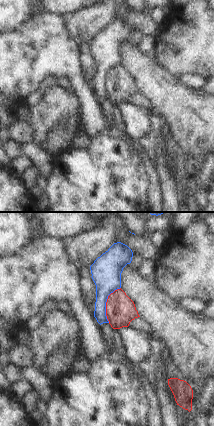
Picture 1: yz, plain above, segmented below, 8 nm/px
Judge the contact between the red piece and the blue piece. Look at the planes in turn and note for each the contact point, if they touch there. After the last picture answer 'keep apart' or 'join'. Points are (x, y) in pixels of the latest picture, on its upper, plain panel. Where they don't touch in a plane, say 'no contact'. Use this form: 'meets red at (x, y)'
meets red at (106, 79)

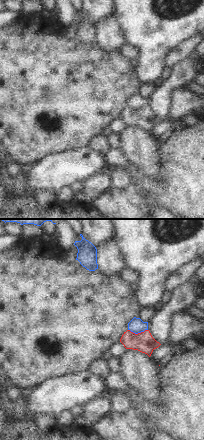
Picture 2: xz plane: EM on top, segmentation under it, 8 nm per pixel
meets red at (138, 109)

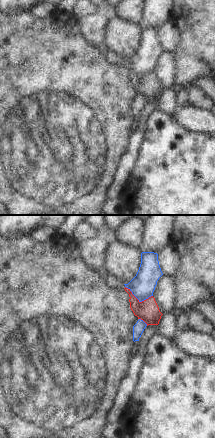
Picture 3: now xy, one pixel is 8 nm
meets red at (138, 76)

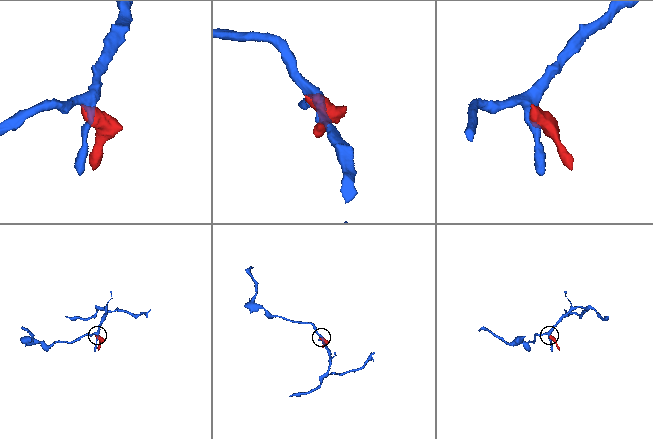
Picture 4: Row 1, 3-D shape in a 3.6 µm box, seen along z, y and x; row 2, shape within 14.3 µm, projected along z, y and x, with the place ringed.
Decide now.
keep apart

